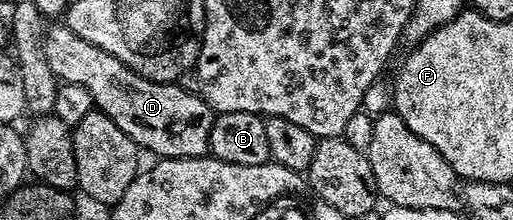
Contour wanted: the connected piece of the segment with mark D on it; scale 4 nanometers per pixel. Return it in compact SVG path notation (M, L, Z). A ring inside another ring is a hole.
M66 24L49 25L44 44L46 61L54 76L61 83L81 85L86 92L90 92L93 107L101 114L110 116L110 120L114 120L114 124L118 124L118 128L122 128L126 136L136 141L137 147L145 151L153 150L160 158L203 158L209 153L208 141L214 111L200 94L186 92L179 84L151 82L148 78L143 78L141 74L136 74L126 64L110 56L110 52L90 44L90 40L82 40L82 36L78 36Z

